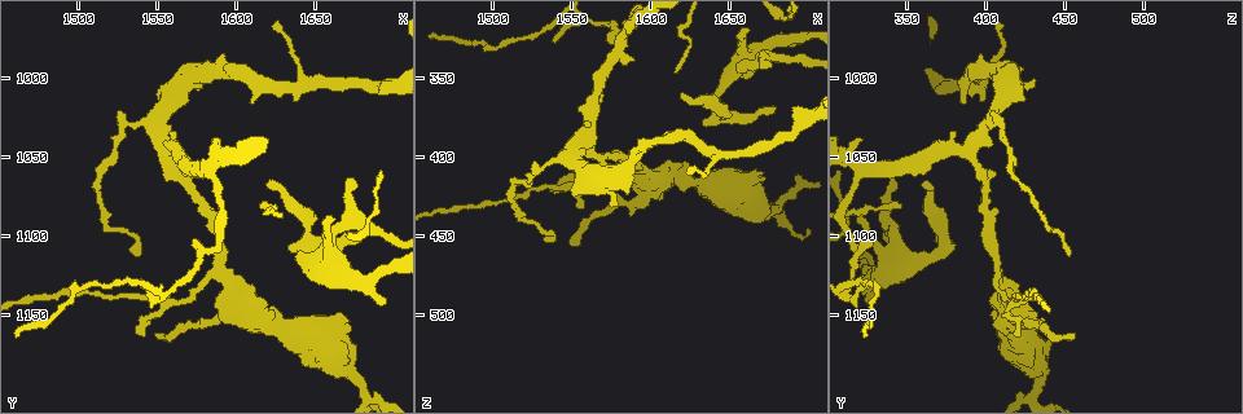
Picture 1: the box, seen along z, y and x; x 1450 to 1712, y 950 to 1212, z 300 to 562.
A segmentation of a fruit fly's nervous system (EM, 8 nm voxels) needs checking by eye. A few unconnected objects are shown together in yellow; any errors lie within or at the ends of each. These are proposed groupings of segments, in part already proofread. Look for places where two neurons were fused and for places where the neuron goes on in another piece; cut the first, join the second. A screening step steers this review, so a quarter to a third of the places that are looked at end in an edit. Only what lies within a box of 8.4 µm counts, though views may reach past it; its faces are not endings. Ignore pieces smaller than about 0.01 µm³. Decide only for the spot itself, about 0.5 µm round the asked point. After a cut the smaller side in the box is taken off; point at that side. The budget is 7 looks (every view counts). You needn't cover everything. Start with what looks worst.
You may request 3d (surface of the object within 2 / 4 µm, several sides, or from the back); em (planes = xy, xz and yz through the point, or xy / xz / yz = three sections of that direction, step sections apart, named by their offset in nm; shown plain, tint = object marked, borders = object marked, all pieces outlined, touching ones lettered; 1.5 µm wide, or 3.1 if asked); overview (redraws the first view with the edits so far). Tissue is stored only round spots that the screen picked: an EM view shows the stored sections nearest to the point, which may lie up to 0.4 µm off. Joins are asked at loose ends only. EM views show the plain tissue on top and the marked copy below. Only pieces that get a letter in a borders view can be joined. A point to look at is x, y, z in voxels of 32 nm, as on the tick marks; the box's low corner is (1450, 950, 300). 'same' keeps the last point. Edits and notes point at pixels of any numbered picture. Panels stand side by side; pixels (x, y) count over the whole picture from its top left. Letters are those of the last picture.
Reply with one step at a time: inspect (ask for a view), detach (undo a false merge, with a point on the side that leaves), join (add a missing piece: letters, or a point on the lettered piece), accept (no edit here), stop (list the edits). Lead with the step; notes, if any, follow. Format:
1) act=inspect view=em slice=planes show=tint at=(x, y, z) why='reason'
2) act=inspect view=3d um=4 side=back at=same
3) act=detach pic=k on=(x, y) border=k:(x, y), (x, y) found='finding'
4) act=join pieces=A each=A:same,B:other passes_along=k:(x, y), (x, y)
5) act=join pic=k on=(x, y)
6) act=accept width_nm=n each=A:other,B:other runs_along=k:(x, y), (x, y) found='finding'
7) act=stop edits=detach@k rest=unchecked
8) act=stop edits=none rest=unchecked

act=inspect view=3d um=4 at=(1664, 1088, 320) why='thin end'

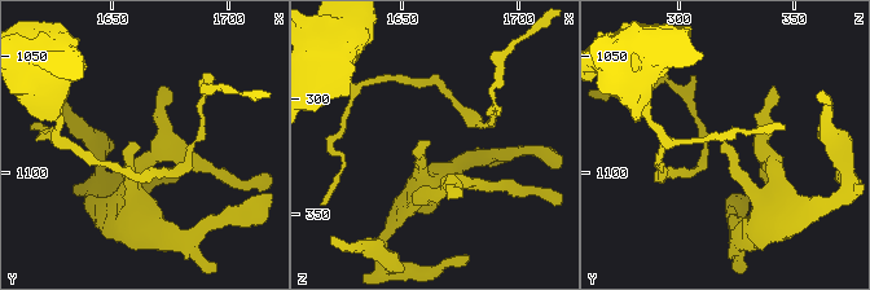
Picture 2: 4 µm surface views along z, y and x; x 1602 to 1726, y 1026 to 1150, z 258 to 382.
act=inspect view=em slice=xz step=4 show=tint at=(1663, 1088, 319) why='now the EM'

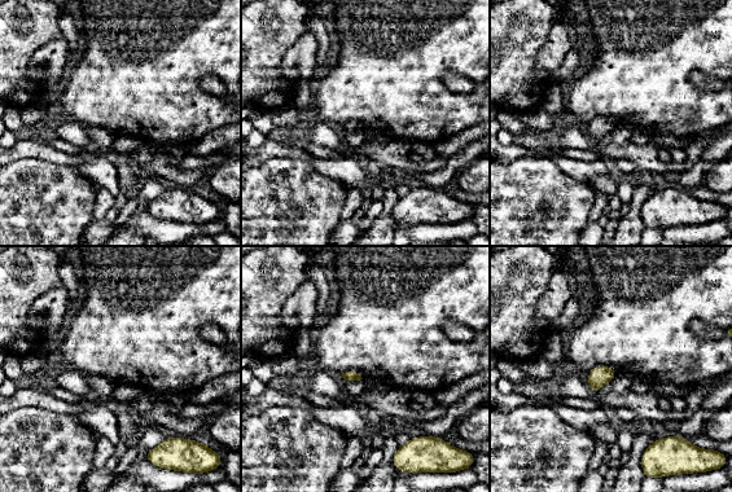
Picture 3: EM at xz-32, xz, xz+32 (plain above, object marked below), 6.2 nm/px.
act=inspect view=em slice=planes show=borders at=same

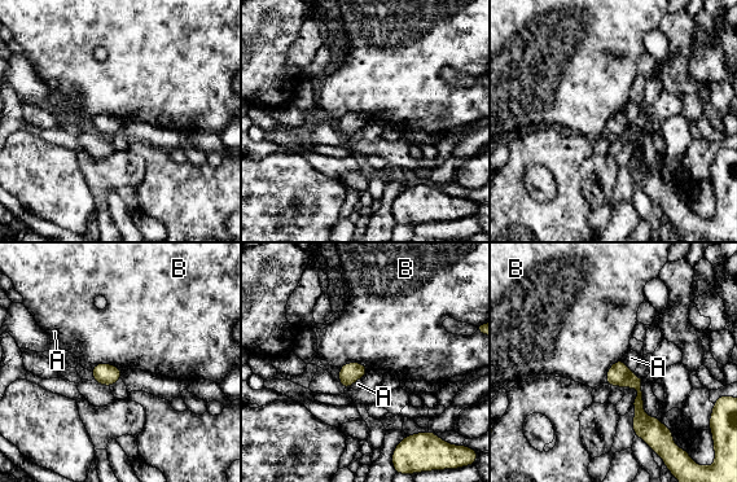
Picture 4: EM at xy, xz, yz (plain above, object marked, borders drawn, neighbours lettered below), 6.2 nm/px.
act=accept each=A:other,B:other found='no lettered piece goes on from it'

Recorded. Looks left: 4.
act=inspect view=3d um=4 at=(1622, 1066, 362) why='an open end'

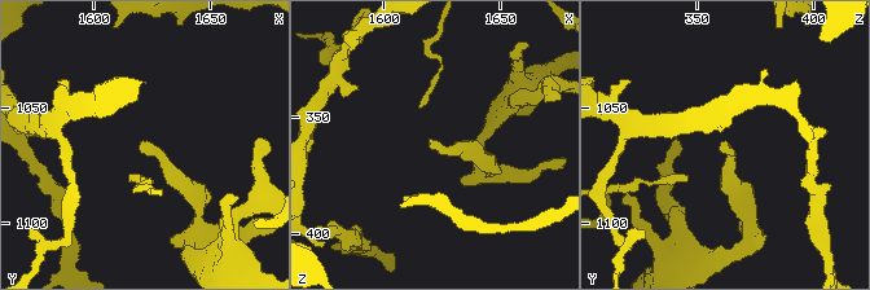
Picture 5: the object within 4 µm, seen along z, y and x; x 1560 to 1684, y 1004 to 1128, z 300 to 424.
act=inspect view=em slice=planes show=borders at=(1621, 1065, 360)

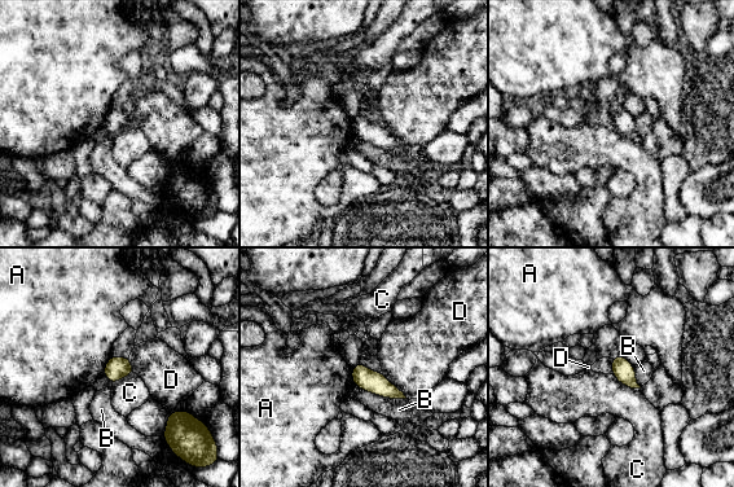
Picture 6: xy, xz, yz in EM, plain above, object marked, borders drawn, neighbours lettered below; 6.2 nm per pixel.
act=accept width_nm=120 longest_contact=B:340nm each=A:other,B:other,C:other,D:other found='none of them fits'

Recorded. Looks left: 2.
act=stop edits=none rest=unchecked

